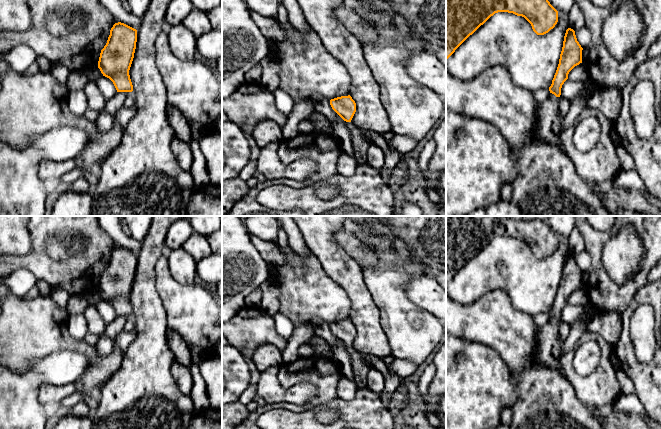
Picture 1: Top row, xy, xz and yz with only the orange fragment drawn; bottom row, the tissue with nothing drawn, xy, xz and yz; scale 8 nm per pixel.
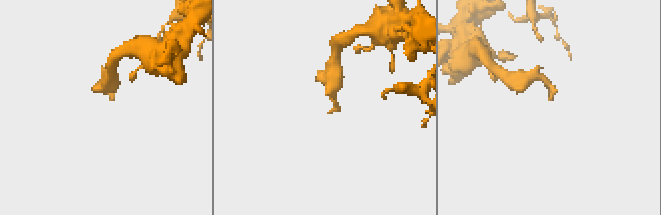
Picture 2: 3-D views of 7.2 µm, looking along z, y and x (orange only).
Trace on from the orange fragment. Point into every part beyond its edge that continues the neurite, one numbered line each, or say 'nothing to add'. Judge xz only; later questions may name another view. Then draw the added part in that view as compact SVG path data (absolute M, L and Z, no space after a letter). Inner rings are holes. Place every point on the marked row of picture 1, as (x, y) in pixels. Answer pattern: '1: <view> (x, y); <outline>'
1: xz (360, 146); M347 122L347 128L351 135L354 158L359 165L367 163L367 151L370 143L363 136L362 130L352 122Z

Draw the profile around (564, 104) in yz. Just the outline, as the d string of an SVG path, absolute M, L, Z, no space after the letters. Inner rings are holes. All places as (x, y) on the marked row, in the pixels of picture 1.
M560 97L559 113L560 113L561 117L564 117L568 113L570 105L571 105L571 101L570 100L568 100L566 98L563 98L563 97Z

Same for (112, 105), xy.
M118 92L114 97L107 100L106 105L102 111L109 114L115 114L118 109L120 109L129 92Z

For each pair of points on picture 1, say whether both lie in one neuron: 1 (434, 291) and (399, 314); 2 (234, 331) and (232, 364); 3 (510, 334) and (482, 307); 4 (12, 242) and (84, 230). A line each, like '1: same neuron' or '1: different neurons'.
1: different neurons
2: different neurons
3: same neuron
4: different neurons

